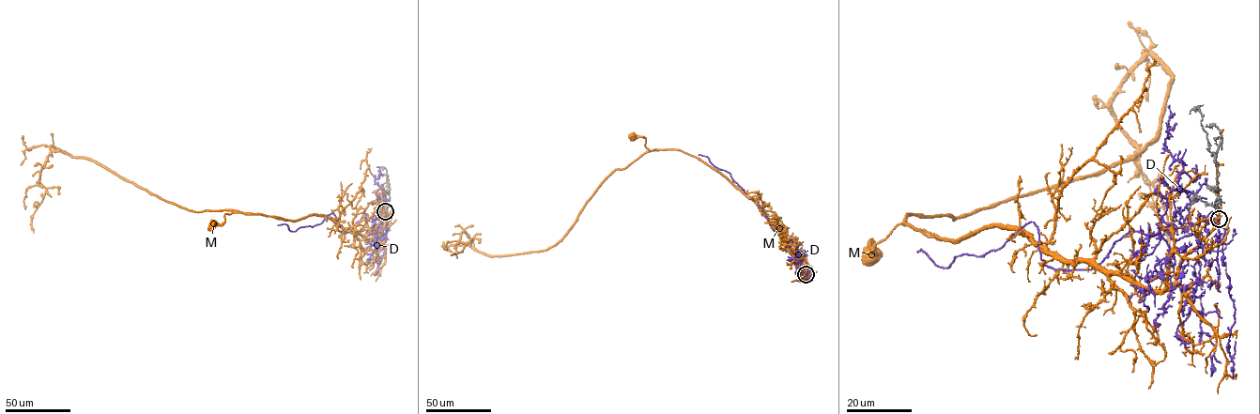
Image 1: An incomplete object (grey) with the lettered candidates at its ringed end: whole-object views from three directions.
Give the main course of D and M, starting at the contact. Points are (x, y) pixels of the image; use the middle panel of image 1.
D: (806, 274), (800, 271), (792, 252), (770, 225), (758, 203), (730, 175), (715, 166), (707, 157), (698, 155)
M: (805, 274), (773, 222), (719, 173), (680, 150), (649, 149), (644, 138), (632, 136)

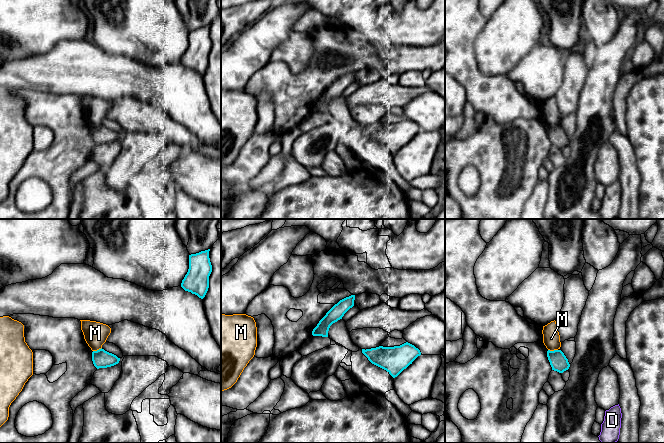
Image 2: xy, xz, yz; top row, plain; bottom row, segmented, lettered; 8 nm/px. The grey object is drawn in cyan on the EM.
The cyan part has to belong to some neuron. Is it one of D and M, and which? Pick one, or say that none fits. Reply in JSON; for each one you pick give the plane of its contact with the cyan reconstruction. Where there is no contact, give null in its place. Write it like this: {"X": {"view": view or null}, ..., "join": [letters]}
{"D": {"view": null}, "join": ["D"]}

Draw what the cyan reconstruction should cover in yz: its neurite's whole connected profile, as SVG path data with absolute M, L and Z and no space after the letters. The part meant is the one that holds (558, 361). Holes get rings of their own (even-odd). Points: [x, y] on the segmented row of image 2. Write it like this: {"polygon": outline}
{"polygon": "M548 350L547 357L552 367L552 370L554 371L563 373L570 367L568 359L561 350L554 350L554 351Z"}

